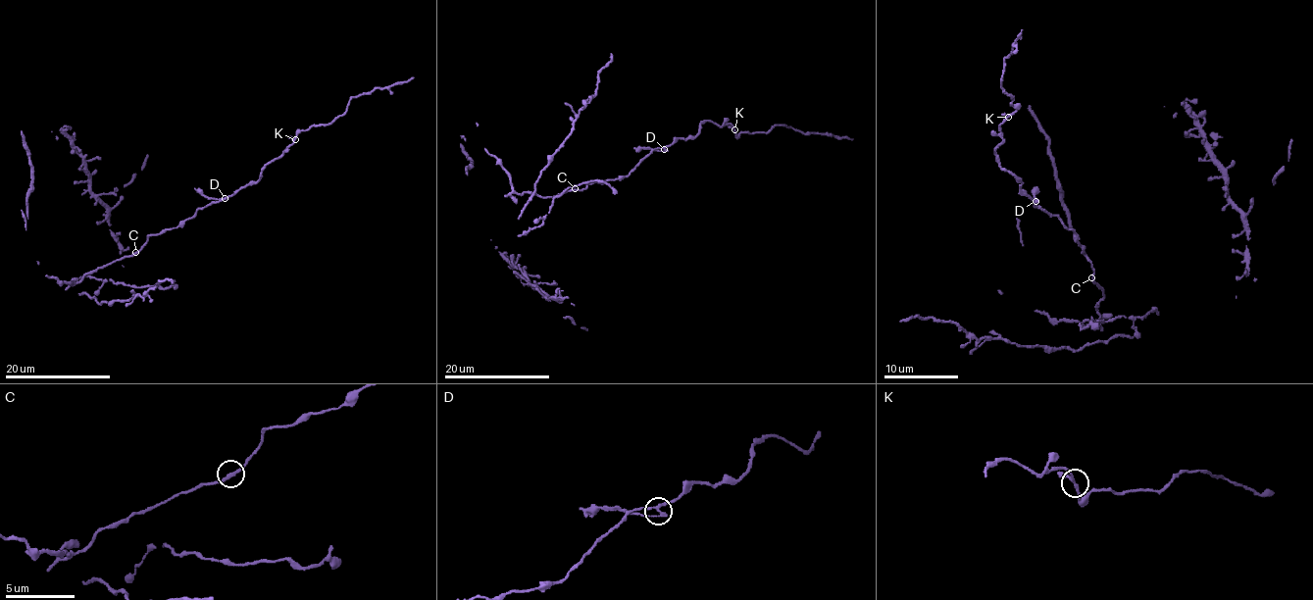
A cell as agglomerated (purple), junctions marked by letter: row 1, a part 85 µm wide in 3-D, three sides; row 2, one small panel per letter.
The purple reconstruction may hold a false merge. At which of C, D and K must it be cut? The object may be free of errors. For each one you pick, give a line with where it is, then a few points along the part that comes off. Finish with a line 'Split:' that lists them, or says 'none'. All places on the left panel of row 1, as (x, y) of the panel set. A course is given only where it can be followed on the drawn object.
D: (225, 198) | (226, 198), (205, 197), (195, 187)
Split: D

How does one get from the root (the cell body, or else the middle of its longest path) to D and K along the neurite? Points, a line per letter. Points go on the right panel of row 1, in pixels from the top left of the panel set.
D: (1093, 279), (1093, 269), (1083, 253), (1075, 232), (1056, 216), (1035, 207), (1035, 201)
K: (1093, 279), (1075, 232), (1035, 207), (1000, 166), (994, 151), (1008, 117)

